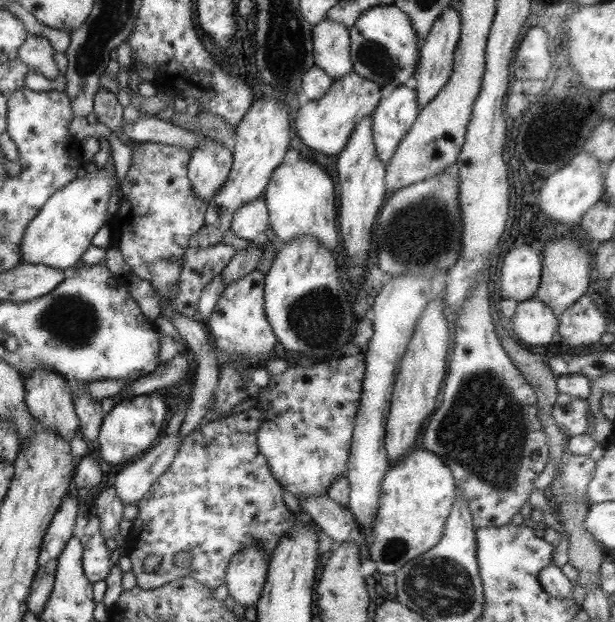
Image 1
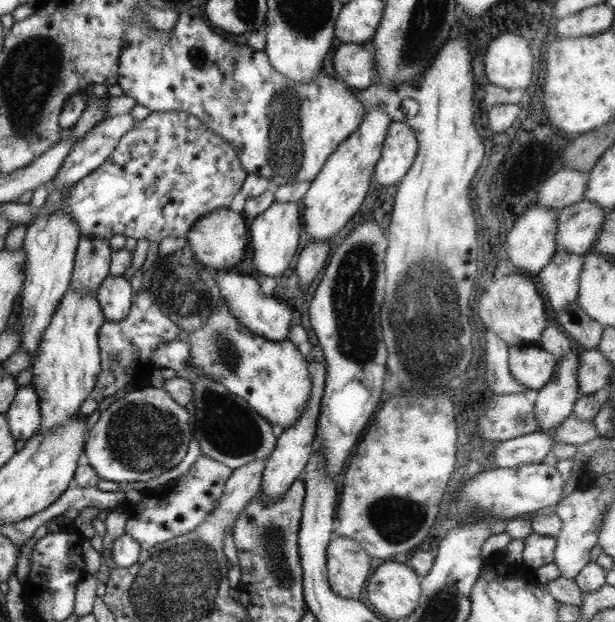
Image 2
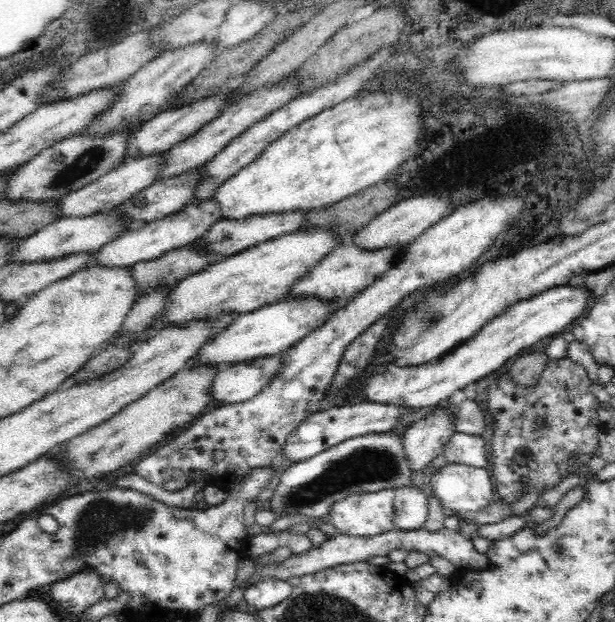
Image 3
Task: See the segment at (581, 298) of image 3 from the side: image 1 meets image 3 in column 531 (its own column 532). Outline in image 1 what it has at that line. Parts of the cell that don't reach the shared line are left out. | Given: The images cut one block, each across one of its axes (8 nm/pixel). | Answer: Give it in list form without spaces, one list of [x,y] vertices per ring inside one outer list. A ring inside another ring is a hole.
[[[537,298],[517,303],[513,322],[513,334],[523,346],[545,346],[551,342],[558,325],[558,318]]]

